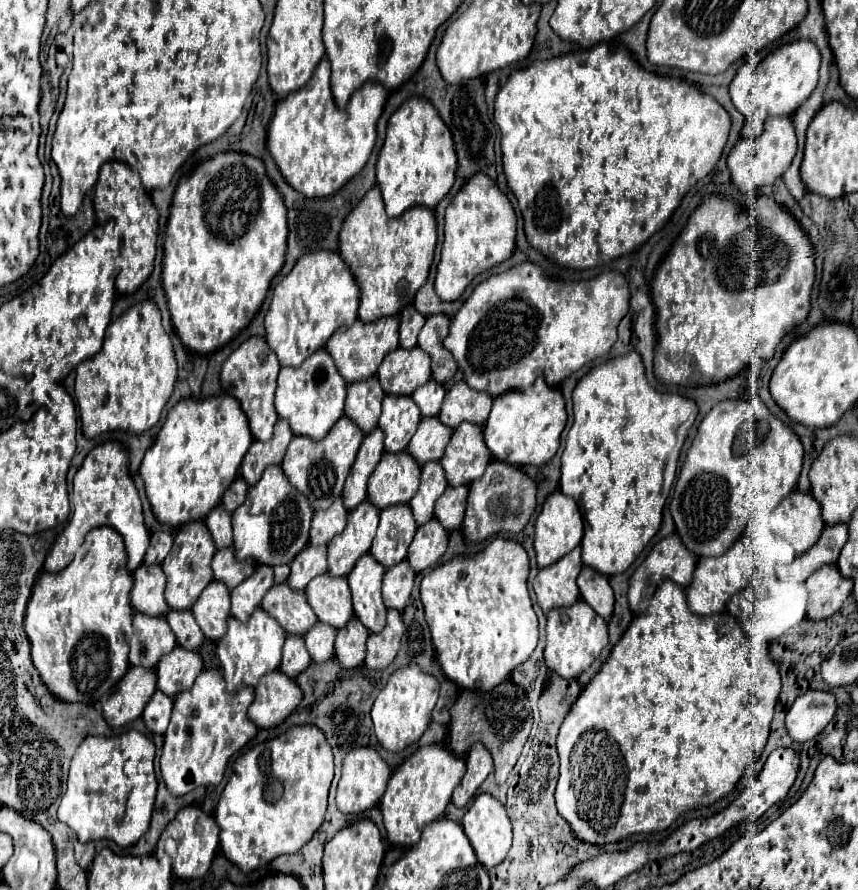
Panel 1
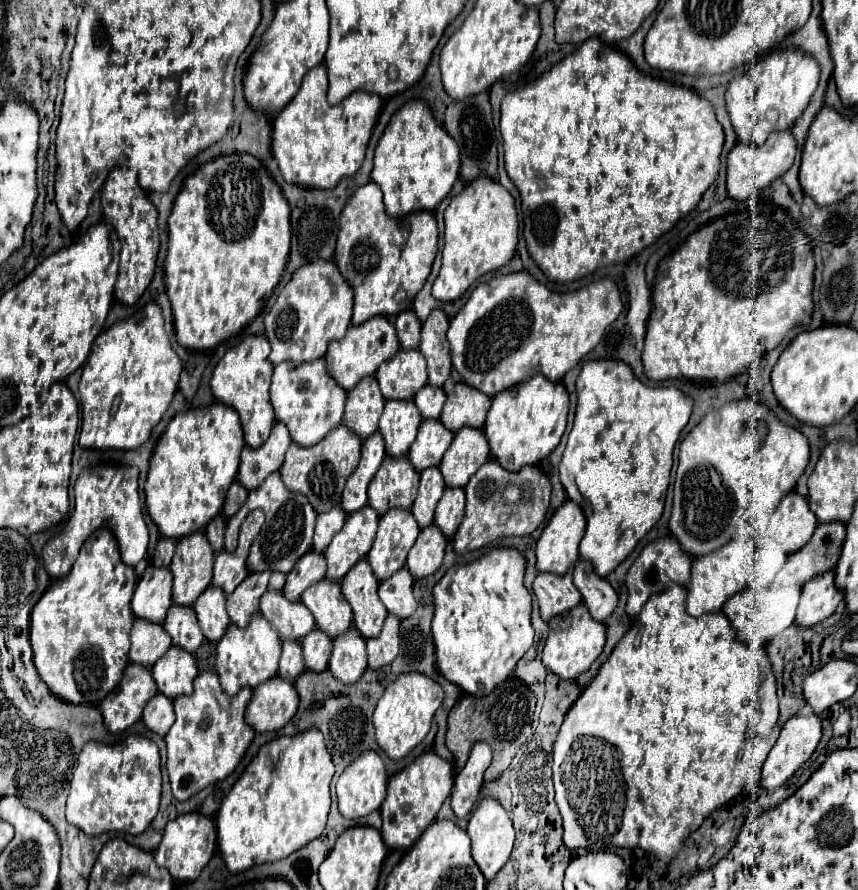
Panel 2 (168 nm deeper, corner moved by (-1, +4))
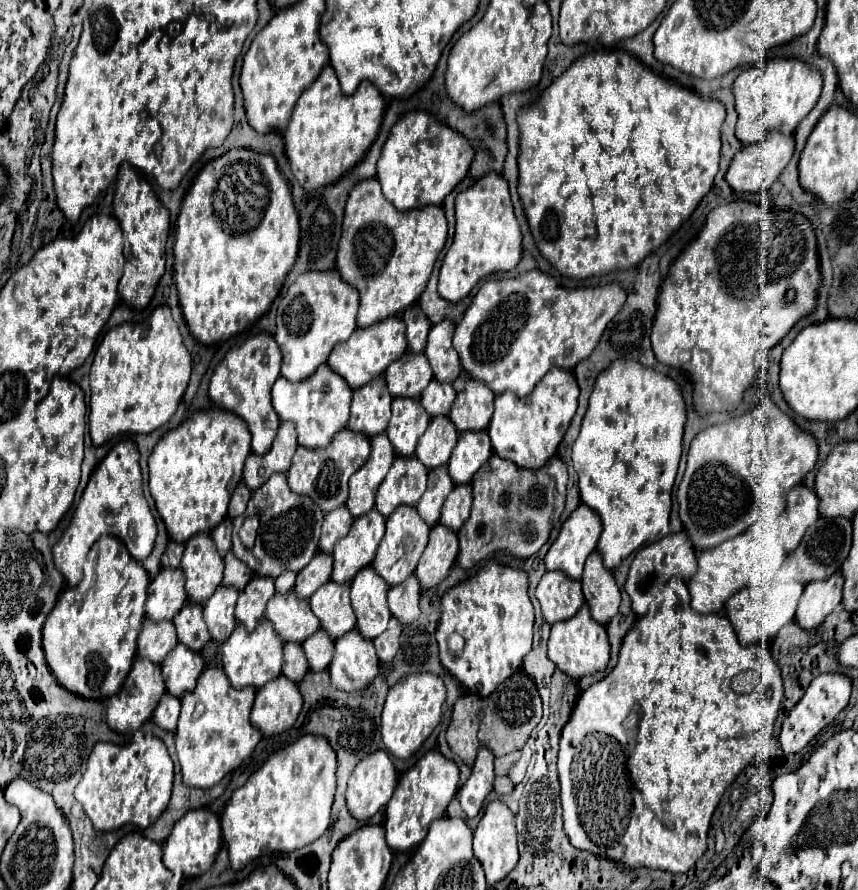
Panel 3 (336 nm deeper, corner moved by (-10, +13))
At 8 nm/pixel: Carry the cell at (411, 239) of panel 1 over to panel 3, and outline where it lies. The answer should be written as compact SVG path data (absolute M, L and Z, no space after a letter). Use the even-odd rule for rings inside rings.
M377 178L361 180L349 194L343 234L337 250L337 270L361 294L357 324L367 328L391 314L401 314L425 290L439 252L447 242L447 218L441 206L399 212L381 192Z

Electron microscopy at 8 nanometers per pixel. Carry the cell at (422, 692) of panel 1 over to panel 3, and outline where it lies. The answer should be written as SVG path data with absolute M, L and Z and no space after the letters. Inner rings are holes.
M431 672L409 674L401 678L393 688L389 688L381 716L381 734L387 750L395 758L403 760L409 758L413 752L417 752L419 746L429 738L429 734L441 722L443 702L445 702L445 684L439 676Z

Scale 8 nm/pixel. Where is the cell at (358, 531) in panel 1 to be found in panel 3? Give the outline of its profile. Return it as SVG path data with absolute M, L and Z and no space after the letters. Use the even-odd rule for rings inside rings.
M371 510L367 516L355 518L347 536L343 536L333 550L333 580L349 582L357 570L369 566L375 558L377 546L385 534L385 516Z

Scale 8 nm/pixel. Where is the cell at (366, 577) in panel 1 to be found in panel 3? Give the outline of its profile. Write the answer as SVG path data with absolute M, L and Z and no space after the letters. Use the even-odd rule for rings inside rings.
M373 566L361 568L351 580L351 604L357 616L357 630L369 640L377 638L391 618L387 590L387 582L377 576Z

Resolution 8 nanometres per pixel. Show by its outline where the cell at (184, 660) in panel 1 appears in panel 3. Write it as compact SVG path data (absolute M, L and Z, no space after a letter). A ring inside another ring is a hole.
M177 644L173 652L163 660L161 668L167 692L181 698L185 692L195 690L197 678L203 672L203 658L199 652L187 648L185 644Z

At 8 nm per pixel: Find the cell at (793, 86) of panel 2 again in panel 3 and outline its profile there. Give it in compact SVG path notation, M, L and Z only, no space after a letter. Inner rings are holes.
M769 58L747 70L743 70L735 84L735 108L739 114L737 136L743 144L755 144L763 140L769 130L781 134L793 134L797 124L813 110L823 86L823 76L811 64L795 58Z

